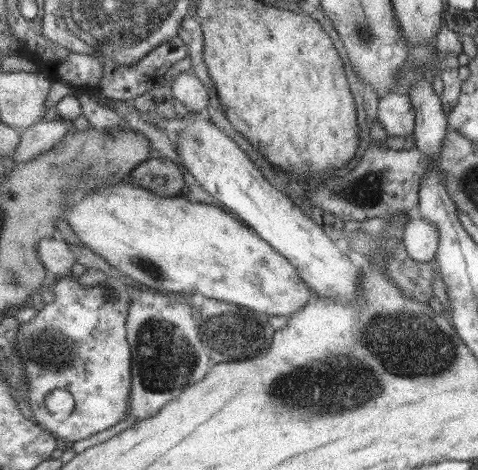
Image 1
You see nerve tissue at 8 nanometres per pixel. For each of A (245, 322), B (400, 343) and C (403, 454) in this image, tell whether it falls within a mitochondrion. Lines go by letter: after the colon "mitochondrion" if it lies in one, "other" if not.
A: mitochondrion
B: mitochondrion
C: other

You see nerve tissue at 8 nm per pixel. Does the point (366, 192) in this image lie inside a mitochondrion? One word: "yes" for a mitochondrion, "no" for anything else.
yes

